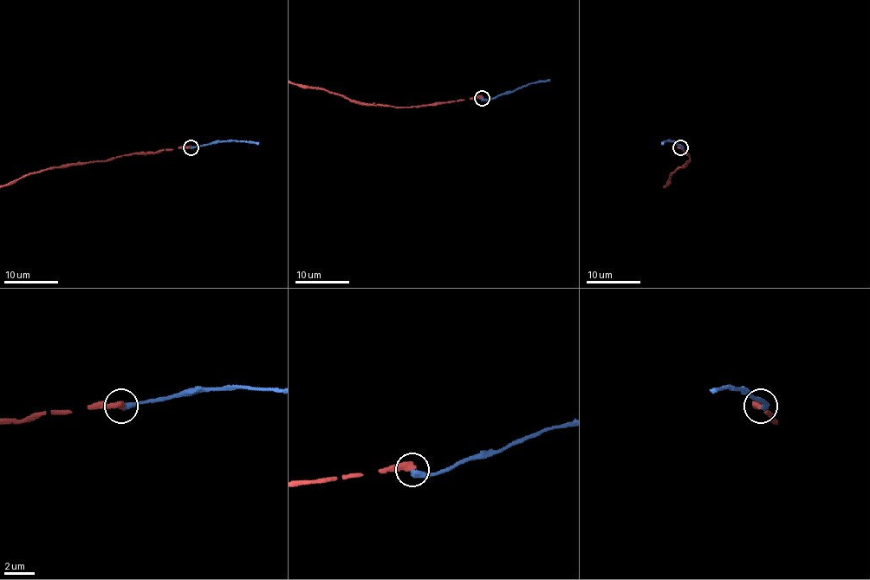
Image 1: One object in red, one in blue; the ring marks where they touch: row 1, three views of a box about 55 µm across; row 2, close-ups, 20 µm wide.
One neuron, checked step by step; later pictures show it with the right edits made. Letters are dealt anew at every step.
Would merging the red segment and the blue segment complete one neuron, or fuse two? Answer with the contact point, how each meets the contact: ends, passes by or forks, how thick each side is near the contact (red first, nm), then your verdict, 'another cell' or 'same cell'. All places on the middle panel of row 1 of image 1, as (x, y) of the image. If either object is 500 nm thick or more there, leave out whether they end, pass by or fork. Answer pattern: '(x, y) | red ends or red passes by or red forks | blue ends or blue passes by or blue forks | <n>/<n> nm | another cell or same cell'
(482, 98) | red ends | blue ends | 480/400 nm | another cell

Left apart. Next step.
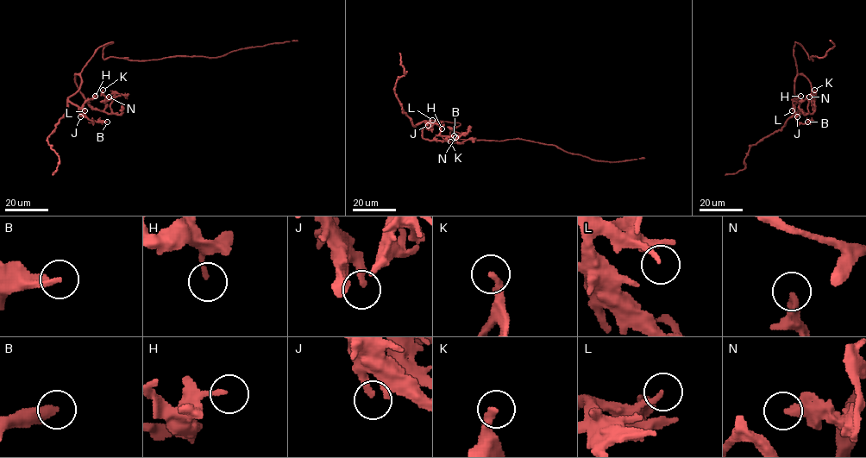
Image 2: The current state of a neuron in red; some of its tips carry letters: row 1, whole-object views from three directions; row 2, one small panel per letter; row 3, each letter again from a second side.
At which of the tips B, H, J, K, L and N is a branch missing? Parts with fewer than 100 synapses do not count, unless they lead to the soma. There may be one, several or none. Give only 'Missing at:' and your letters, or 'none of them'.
Missing at: none of them

